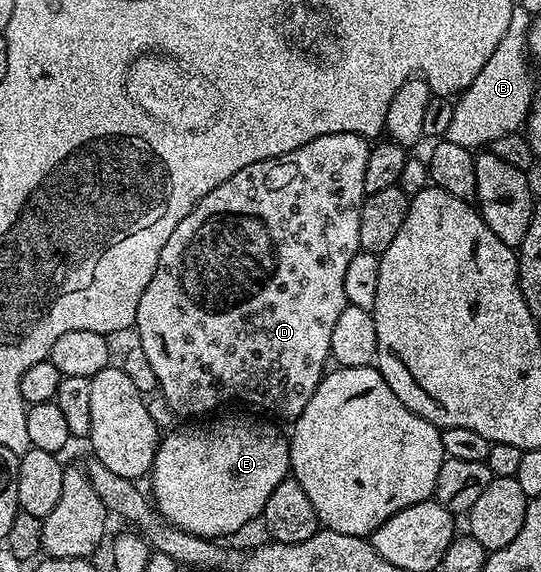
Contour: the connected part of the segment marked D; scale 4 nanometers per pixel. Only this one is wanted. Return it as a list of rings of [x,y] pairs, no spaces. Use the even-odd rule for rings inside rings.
[[[341,132],[312,138],[312,142],[283,156],[274,156],[264,162],[252,162],[252,166],[244,166],[244,170],[232,174],[228,182],[220,182],[220,186],[207,194],[183,218],[180,226],[172,230],[172,238],[168,238],[168,242],[164,242],[164,250],[160,250],[156,274],[152,274],[152,282],[148,282],[144,294],[140,294],[134,328],[138,332],[137,347],[144,350],[144,355],[148,357],[148,362],[156,373],[158,392],[176,415],[206,418],[214,414],[209,412],[216,411],[229,400],[239,400],[242,404],[263,408],[274,416],[290,416],[289,418],[297,418],[304,406],[308,406],[312,394],[327,371],[326,360],[328,364],[331,359],[332,329],[336,326],[336,318],[340,318],[347,305],[344,276],[348,271],[348,262],[352,262],[352,258],[360,250],[360,210],[368,195],[364,190],[364,166],[368,166],[370,150],[367,137]]]

